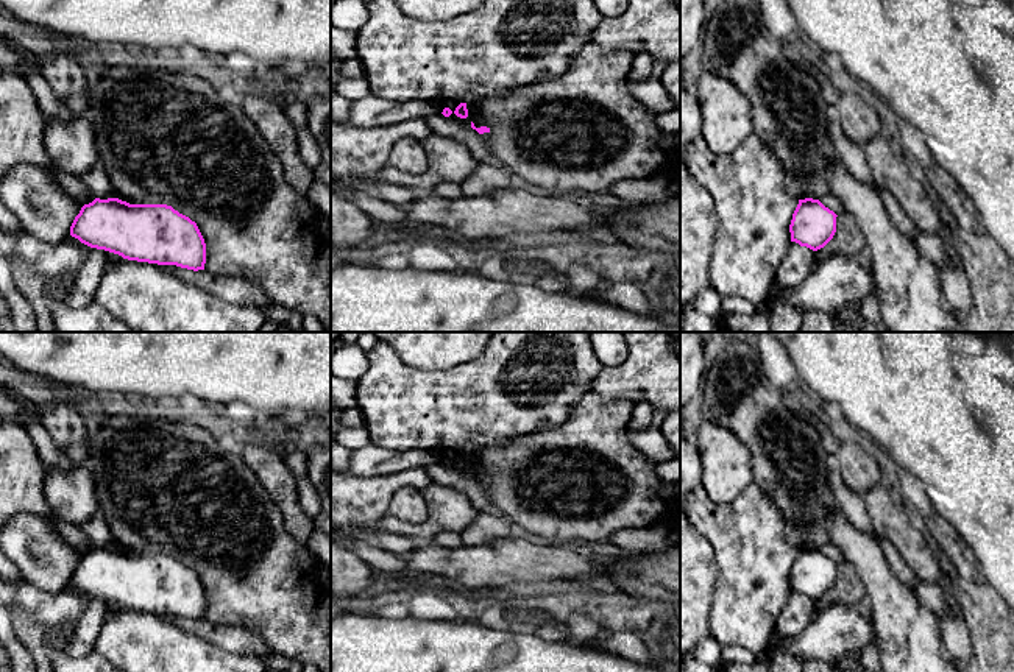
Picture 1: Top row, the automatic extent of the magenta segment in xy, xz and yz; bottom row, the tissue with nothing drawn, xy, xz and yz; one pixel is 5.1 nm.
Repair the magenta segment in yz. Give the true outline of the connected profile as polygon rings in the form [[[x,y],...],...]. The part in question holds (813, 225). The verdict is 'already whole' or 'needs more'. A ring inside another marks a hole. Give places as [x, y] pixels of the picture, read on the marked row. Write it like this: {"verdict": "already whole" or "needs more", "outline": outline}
{"verdict": "already whole", "outline": [[[799,200],[789,225],[791,242],[813,251],[824,248],[836,232],[836,217],[819,200]]]}

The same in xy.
{"verdict": "already whole", "outline": [[[95,198],[81,207],[70,235],[128,260],[193,271],[204,270],[206,263],[206,243],[197,223],[167,204]]]}

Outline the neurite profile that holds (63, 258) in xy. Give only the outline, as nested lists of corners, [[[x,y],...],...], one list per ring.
[[[0,228],[0,256],[6,260],[17,256],[47,278],[76,274],[87,253],[86,245],[76,245],[70,239],[51,245],[31,237],[22,228],[17,232],[8,232]]]

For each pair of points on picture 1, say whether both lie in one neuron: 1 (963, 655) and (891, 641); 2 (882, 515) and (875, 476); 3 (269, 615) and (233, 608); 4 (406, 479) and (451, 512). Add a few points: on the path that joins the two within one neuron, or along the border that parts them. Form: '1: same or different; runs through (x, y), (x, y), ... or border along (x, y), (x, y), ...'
1: different; border along (936, 618), (941, 643), (952, 655)
2: different; border along (885, 479), (863, 495)
3: same; runs through (259, 608), (242, 608)
4: different; border along (432, 481), (423, 490)

